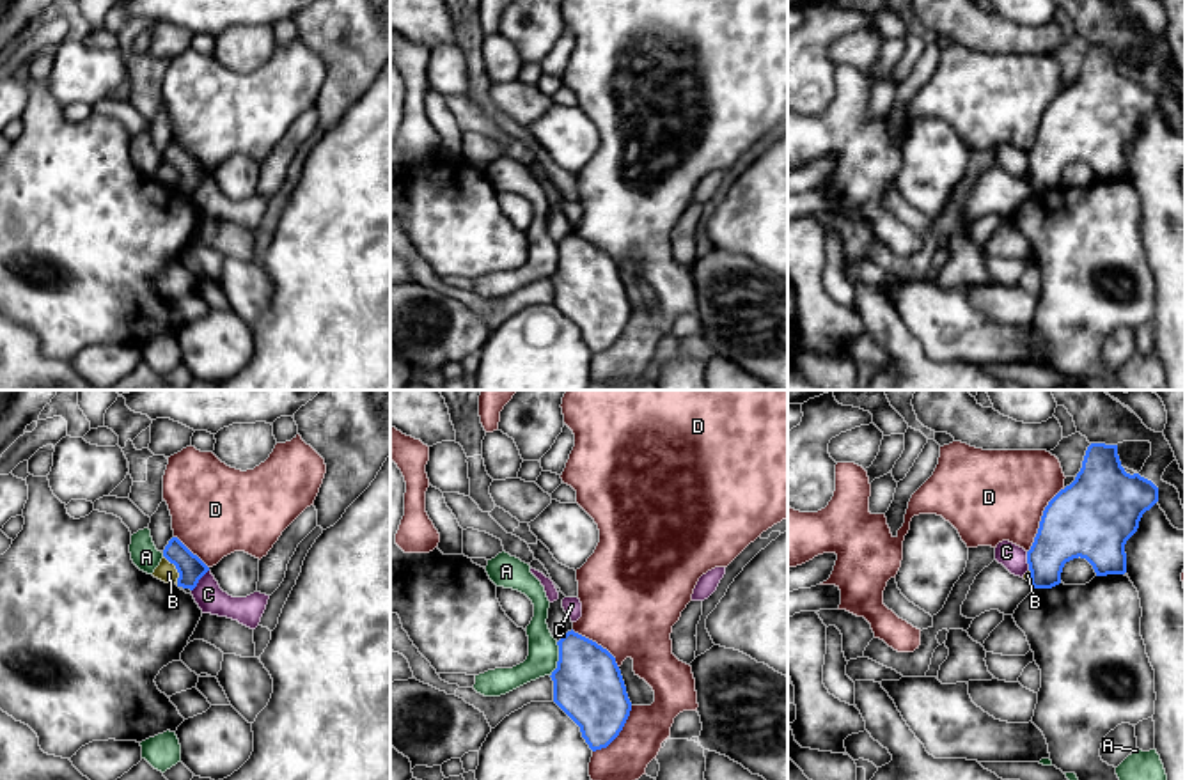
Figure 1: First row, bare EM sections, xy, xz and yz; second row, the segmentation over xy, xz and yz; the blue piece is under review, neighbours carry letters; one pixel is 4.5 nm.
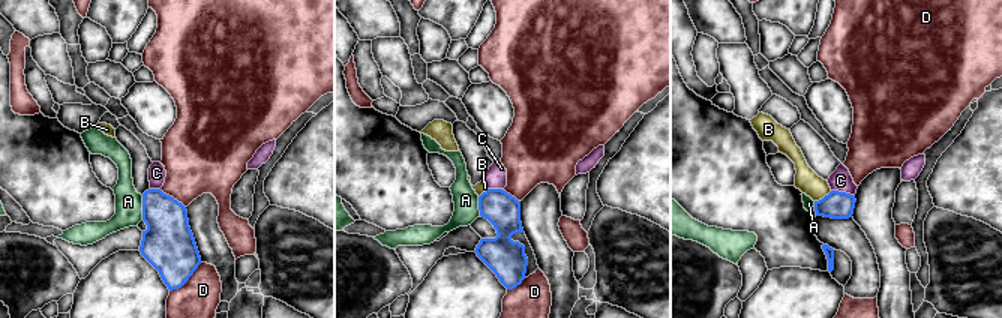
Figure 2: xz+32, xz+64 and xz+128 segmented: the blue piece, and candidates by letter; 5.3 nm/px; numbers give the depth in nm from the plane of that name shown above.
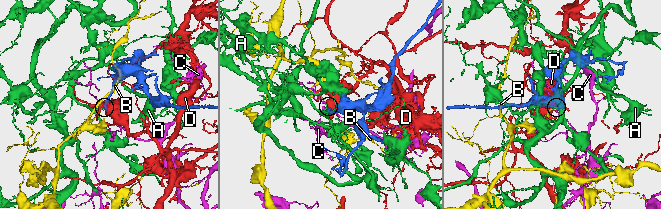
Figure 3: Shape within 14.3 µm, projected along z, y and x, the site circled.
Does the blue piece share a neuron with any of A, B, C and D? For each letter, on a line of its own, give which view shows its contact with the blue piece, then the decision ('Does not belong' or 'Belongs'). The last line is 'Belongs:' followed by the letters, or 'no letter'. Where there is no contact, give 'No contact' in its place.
A: Touches blue in xz. Does not belong
B: Touches blue in xy. Does not belong
C: Touches blue in xy. Does not belong
D: Touches blue in yz. Does not belong
Belongs: no letter

